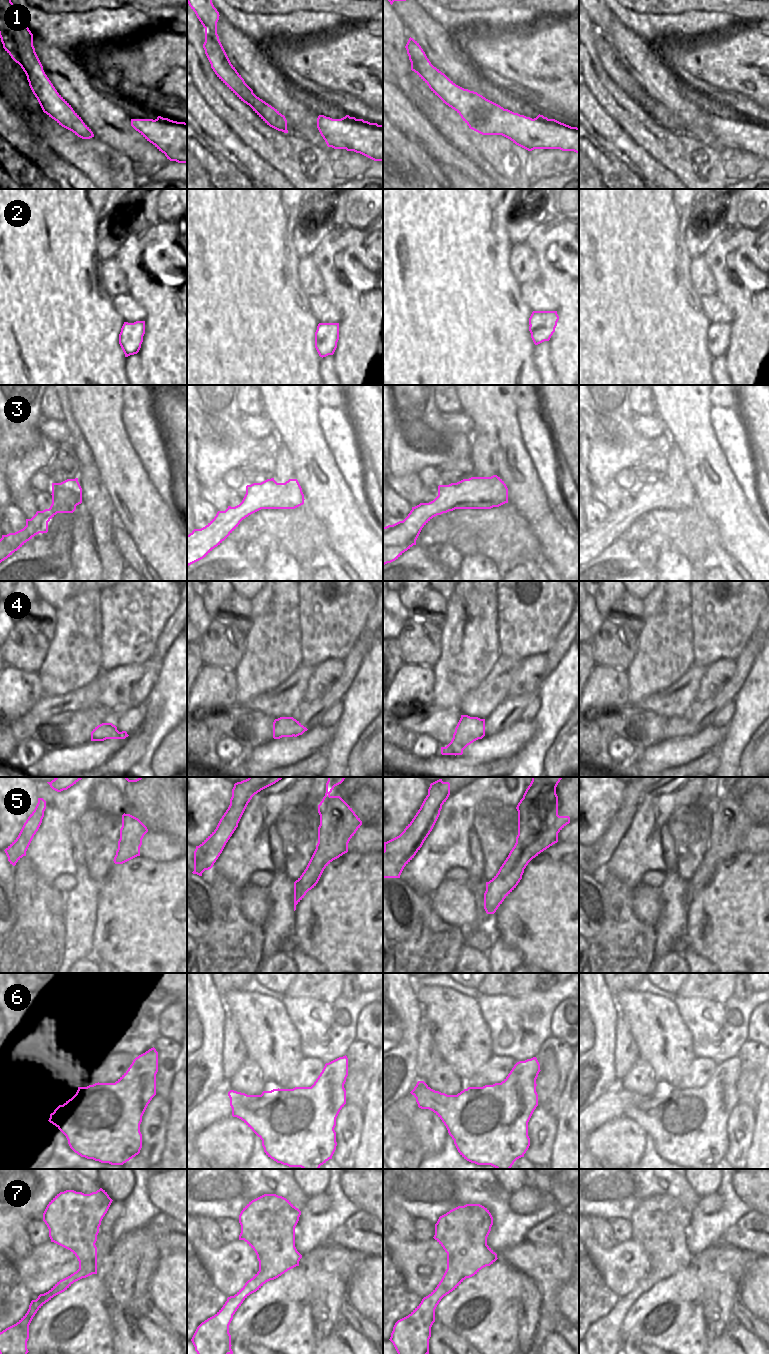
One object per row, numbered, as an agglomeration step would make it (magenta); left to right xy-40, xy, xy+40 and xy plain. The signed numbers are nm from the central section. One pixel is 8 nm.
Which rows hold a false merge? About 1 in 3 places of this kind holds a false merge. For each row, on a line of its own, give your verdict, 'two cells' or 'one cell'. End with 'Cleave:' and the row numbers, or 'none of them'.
1: two cells
2: one cell
3: one cell
4: two cells
5: two cells
6: one cell
7: one cell
Cleave: 1, 4, 5

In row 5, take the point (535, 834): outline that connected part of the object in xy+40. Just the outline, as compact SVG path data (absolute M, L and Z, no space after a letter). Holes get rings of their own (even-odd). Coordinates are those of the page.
M558 796L552 811L545 817L538 815L532 800L521 799L518 811L516 843L498 873L486 882L484 909L494 914L504 899L516 888L528 863L541 852L558 842L558 833L570 823L569 816L558 815Z

